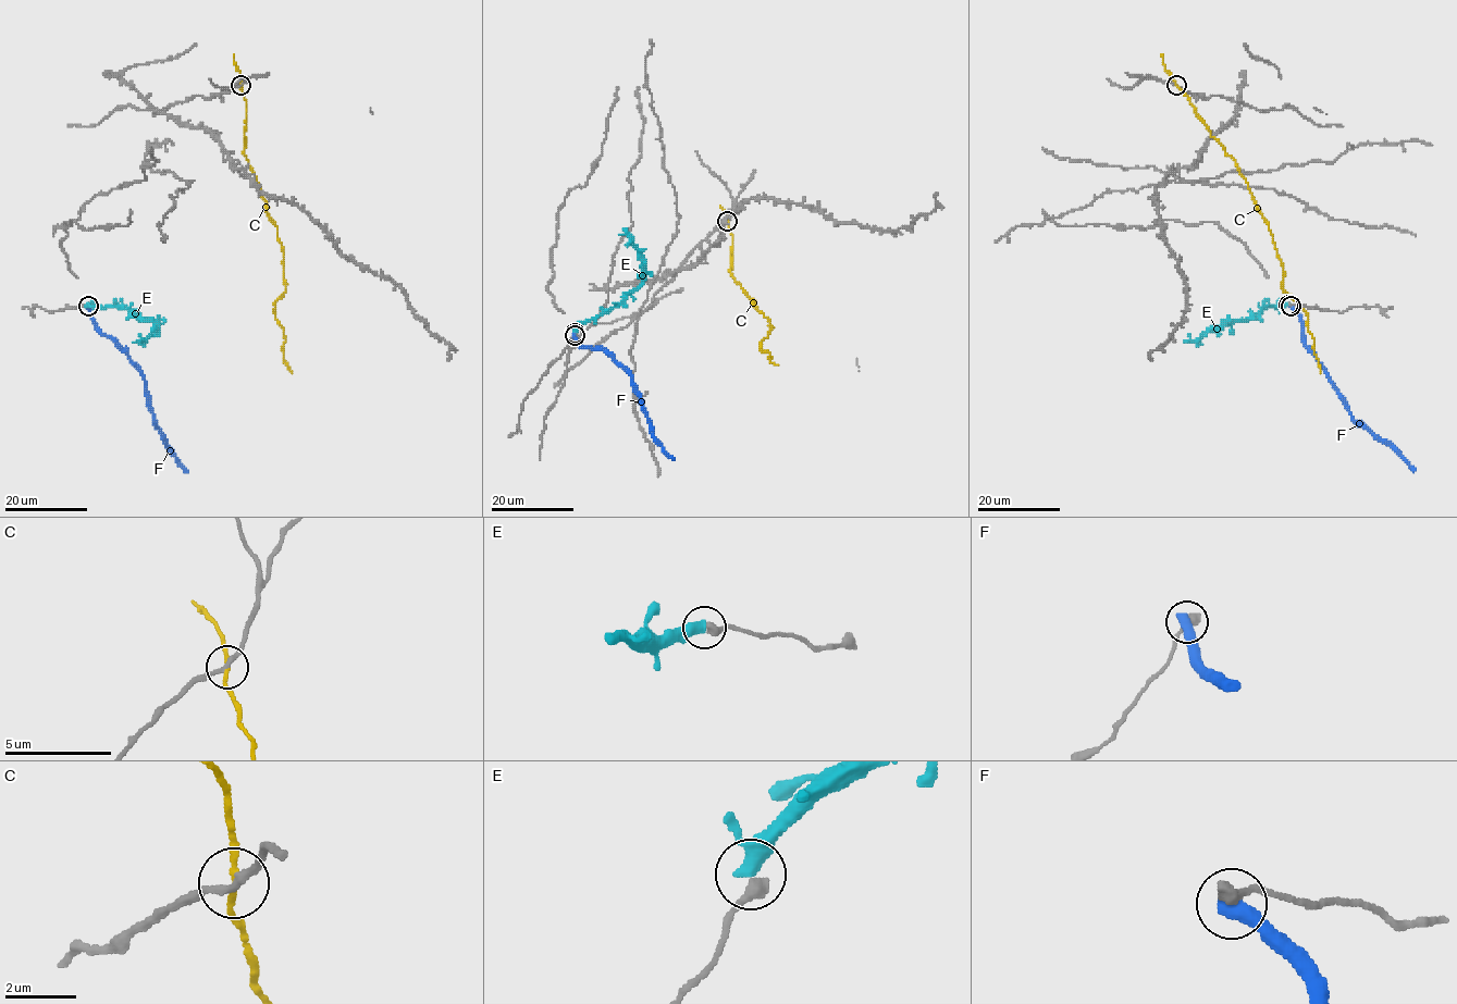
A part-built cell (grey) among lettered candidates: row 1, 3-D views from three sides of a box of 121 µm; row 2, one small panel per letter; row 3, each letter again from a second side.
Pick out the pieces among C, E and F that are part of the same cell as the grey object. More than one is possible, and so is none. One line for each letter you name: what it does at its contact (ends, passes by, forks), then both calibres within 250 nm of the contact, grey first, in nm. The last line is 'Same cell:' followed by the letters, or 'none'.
Same cell: none

